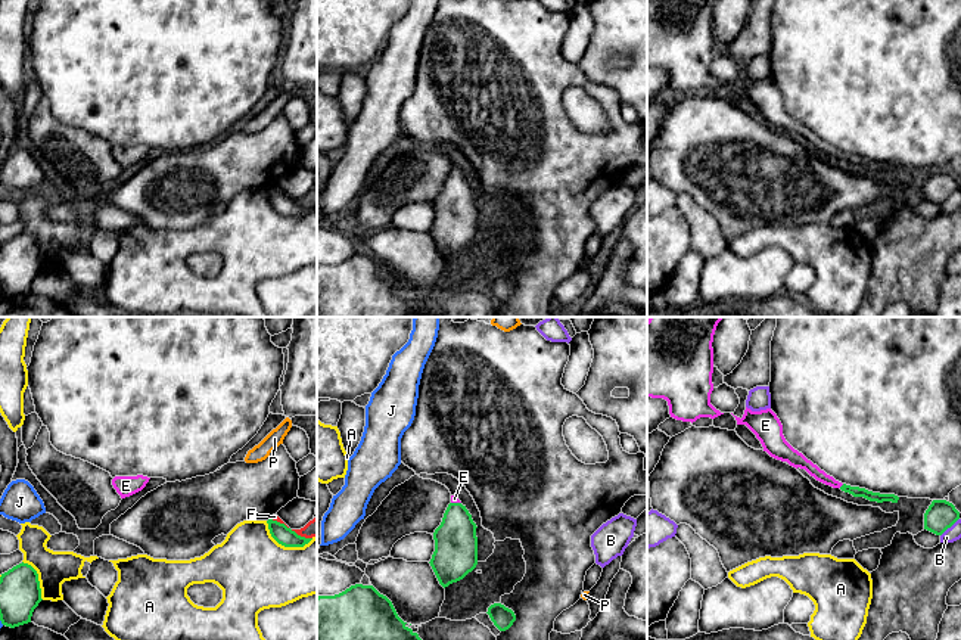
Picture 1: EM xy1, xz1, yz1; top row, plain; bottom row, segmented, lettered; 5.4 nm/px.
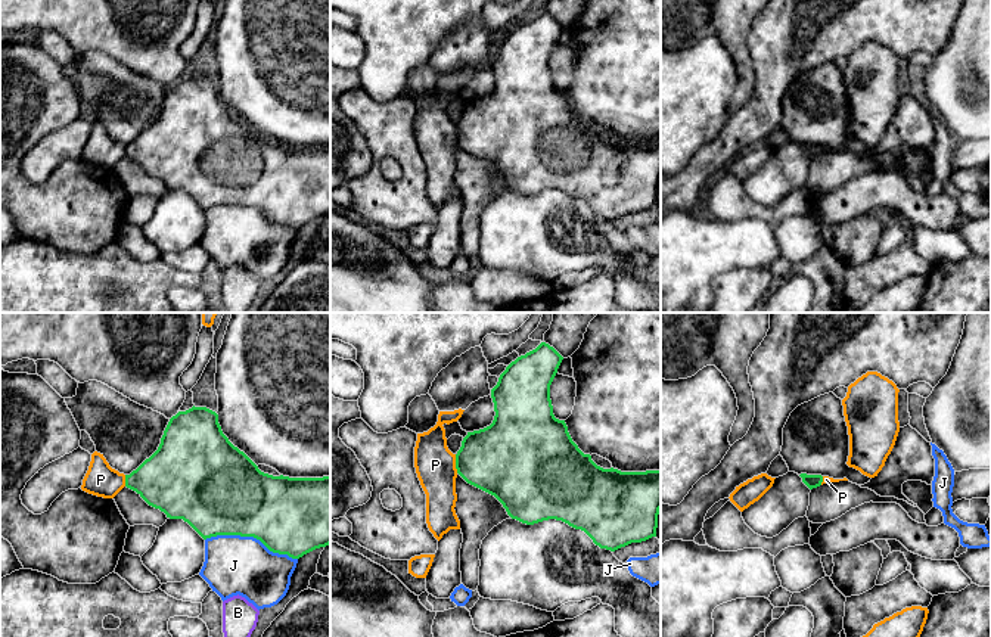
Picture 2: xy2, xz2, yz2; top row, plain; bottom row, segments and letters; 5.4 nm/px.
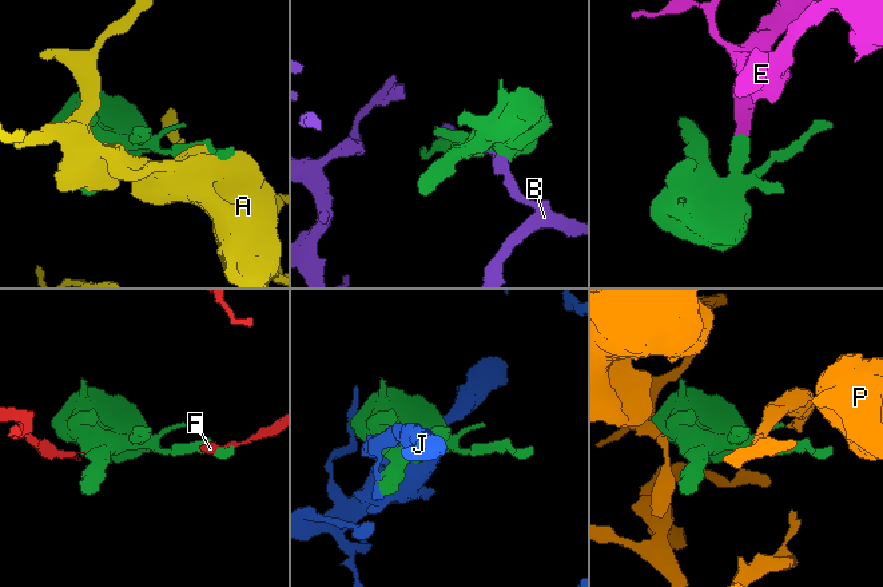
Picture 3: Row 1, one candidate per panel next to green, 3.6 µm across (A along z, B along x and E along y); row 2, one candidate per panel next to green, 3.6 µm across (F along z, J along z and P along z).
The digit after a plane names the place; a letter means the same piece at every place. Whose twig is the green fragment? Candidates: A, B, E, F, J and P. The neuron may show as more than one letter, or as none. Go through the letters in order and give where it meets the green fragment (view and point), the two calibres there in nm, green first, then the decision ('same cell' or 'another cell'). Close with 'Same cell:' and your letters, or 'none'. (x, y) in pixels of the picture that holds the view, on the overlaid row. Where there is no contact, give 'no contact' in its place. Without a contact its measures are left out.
A: xy1 (285, 546) | 100/400 nm | another cell
B: yz1 (949, 527) | 160/80 nm | another cell
E: yz1 (842, 485) | 60/70 nm | same cell
F: xy1 (299, 536) | 100/100 nm | another cell
J: xy2 (251, 535) | 440/320 nm | another cell
P: xz2 (456, 463) | 400/220 nm | another cell
Same cell: E

